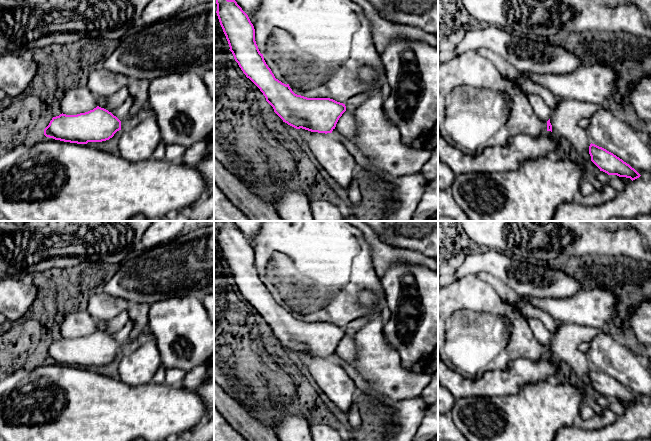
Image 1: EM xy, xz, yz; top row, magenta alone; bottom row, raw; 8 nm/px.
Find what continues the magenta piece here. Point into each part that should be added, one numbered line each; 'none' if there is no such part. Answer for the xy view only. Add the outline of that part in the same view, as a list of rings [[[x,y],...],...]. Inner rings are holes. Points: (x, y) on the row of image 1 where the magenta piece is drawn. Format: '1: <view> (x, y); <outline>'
none

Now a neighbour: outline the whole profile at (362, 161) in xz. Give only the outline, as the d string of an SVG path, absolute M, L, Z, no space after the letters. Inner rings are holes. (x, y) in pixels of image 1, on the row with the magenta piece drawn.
M333 129L331 133L339 142L341 142L344 147L349 151L349 153L353 156L355 159L355 162L357 164L357 167L359 168L365 168L368 170L371 170L374 173L379 173L376 168L373 168L369 160L366 156L362 154L362 152L356 147L356 145L353 143L352 140L343 138L335 129Z

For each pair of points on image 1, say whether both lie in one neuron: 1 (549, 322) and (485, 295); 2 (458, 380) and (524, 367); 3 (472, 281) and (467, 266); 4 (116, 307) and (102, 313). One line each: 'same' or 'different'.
1: different
2: same
3: different
4: same

